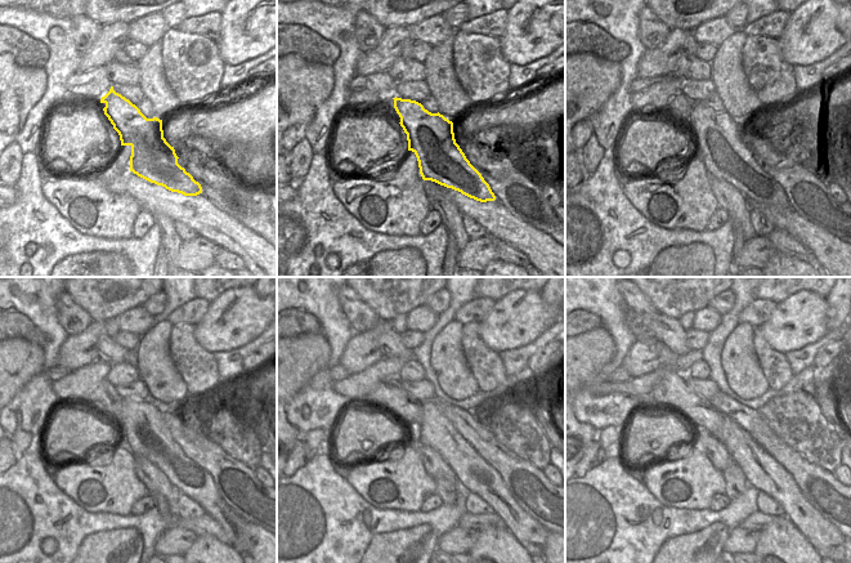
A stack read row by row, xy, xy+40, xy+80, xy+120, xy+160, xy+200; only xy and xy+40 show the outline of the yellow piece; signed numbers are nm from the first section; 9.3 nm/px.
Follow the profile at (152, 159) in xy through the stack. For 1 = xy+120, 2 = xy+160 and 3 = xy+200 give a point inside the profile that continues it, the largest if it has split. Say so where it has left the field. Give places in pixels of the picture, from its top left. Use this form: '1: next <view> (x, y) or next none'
1: next xy+120 (143, 429)
2: next xy+160 (435, 430)
3: next xy+200 (761, 470)

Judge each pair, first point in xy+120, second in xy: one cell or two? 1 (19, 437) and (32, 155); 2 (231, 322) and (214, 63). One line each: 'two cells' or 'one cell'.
1: two cells
2: two cells

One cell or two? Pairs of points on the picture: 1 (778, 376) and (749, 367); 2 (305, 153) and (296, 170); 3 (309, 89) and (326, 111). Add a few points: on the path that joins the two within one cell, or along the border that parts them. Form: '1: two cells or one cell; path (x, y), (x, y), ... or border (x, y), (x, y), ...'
1: two cells; border (752, 344), (769, 387)
2: one cell; path (301, 156), (299, 166)
3: two cells; border (335, 77), (331, 94), (316, 115), (299, 125)

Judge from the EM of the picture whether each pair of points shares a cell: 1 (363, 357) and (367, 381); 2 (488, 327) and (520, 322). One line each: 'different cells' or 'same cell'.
1: different cells
2: same cell

